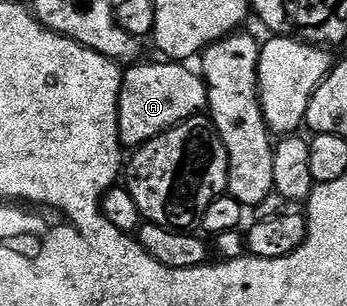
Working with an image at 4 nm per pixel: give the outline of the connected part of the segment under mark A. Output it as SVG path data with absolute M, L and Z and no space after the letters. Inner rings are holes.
M172 60L160 61L142 61L140 64L130 65L121 75L117 119L122 147L142 146L144 142L150 142L173 126L198 117L208 107L207 88L200 73L193 71L192 74L188 65Z

